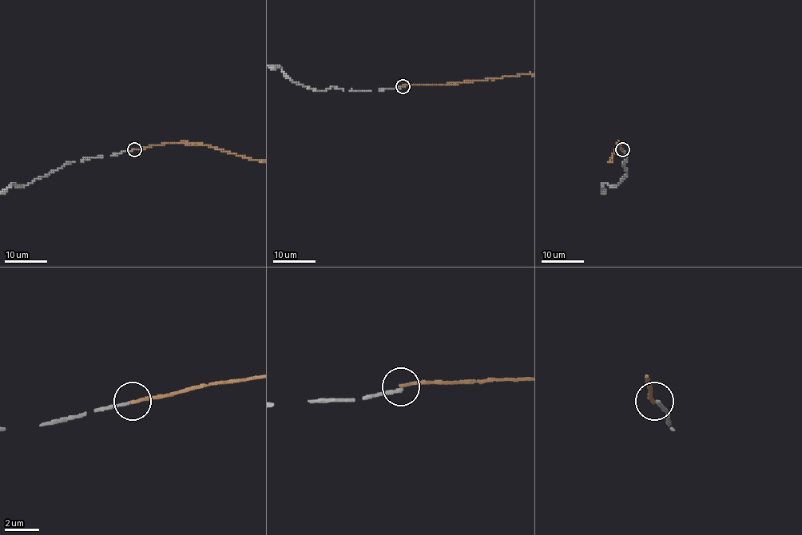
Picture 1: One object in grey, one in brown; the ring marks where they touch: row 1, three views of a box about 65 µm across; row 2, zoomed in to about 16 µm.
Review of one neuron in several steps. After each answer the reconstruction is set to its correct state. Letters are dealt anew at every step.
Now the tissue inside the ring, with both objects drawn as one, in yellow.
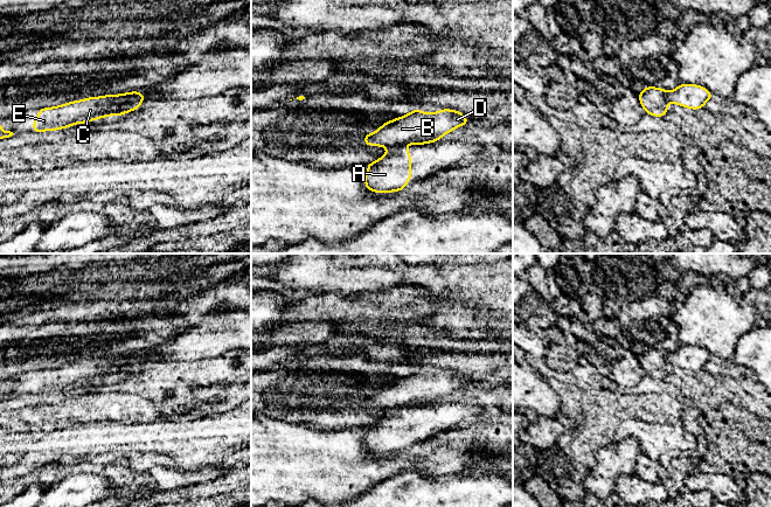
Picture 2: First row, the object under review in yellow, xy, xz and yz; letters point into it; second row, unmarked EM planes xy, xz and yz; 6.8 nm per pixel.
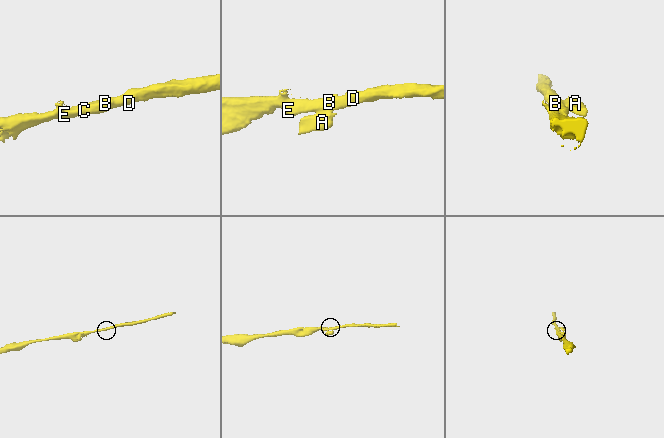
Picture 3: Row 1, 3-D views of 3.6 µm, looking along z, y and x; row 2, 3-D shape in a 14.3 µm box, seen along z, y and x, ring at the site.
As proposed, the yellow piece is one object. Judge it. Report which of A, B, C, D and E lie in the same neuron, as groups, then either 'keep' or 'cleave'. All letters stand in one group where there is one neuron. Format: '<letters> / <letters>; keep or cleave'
A / B C D E; cleave

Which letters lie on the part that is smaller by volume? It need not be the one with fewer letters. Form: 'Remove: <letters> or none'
Remove: A

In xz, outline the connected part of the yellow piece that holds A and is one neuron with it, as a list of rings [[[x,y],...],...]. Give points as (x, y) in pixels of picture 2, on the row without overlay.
[[[404,407],[389,409],[388,414],[374,424],[364,425],[368,432],[364,436],[364,447],[374,454],[393,454],[403,452],[411,442],[411,416]]]

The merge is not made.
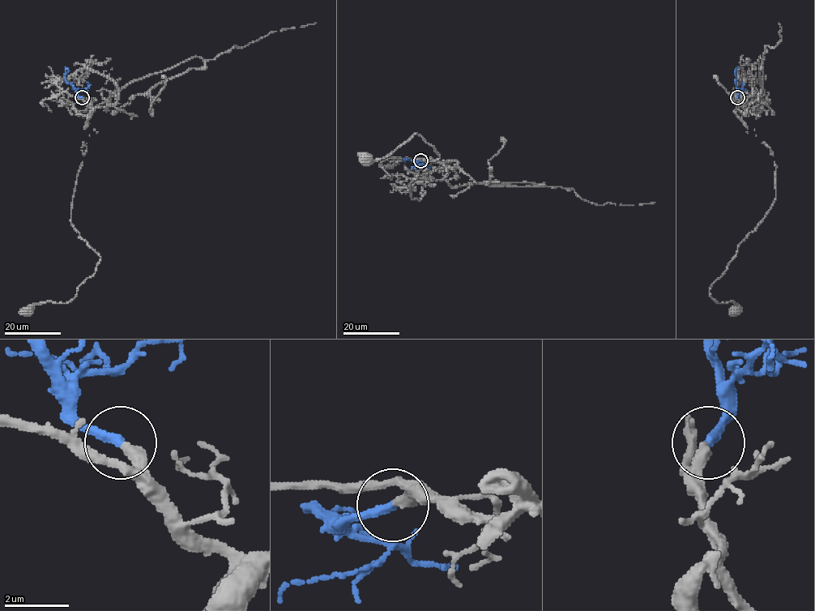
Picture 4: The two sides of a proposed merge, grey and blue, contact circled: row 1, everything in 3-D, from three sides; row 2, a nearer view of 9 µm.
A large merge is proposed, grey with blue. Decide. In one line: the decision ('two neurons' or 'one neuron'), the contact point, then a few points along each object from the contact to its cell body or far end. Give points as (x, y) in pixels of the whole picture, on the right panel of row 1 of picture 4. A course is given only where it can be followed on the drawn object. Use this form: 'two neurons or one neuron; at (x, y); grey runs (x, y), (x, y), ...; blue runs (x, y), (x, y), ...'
one neuron; at (737, 97); grey runs (737, 97), (739, 119), (772, 155), (775, 197), (710, 287), (710, 295), (717, 302), (732, 302), (736, 312); blue runs (737, 97), (735, 70), (738, 66)

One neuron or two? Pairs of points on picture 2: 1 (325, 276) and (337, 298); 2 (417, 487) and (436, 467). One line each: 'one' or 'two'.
1: two
2: two

